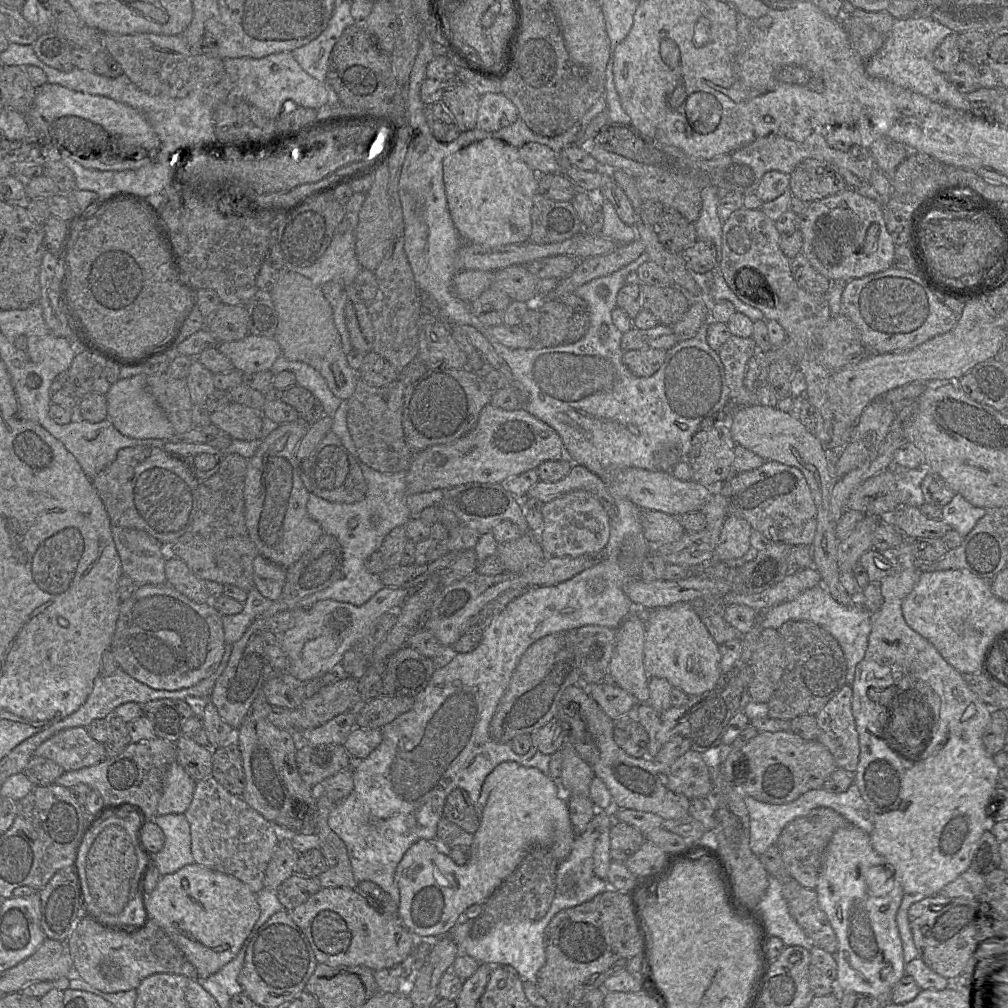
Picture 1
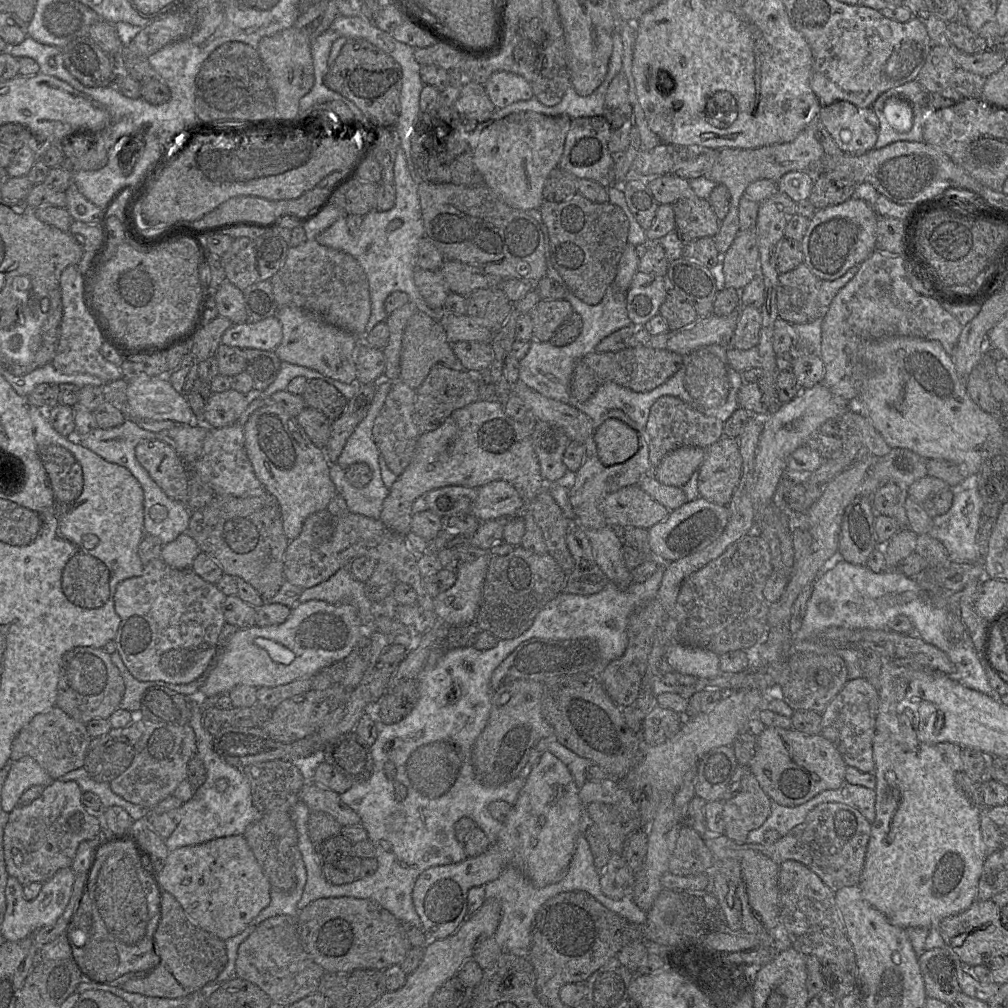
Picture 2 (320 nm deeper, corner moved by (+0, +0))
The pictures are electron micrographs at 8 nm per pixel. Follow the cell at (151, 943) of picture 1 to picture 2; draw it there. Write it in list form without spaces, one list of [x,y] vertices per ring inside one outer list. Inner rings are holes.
[[[164,892],[162,896],[162,917],[154,935],[154,950],[159,956],[160,962],[146,977],[129,980],[121,988],[127,992],[148,997],[168,999],[188,997],[213,982],[223,971],[228,960],[225,945],[225,941],[195,925],[175,897]]]

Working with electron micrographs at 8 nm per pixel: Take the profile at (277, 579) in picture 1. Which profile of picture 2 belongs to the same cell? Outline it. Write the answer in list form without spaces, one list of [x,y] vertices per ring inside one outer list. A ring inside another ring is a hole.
[[[324,509],[306,518],[300,534],[291,540],[284,554],[283,574],[286,581],[307,589],[335,574],[340,568],[348,567],[352,560],[368,556],[376,562],[389,564],[397,582],[411,586],[416,594],[416,603],[430,613],[431,627],[439,621],[435,612],[433,598],[426,592],[418,568],[418,557],[410,550],[405,536],[387,528],[381,520],[348,512],[334,516]]]

